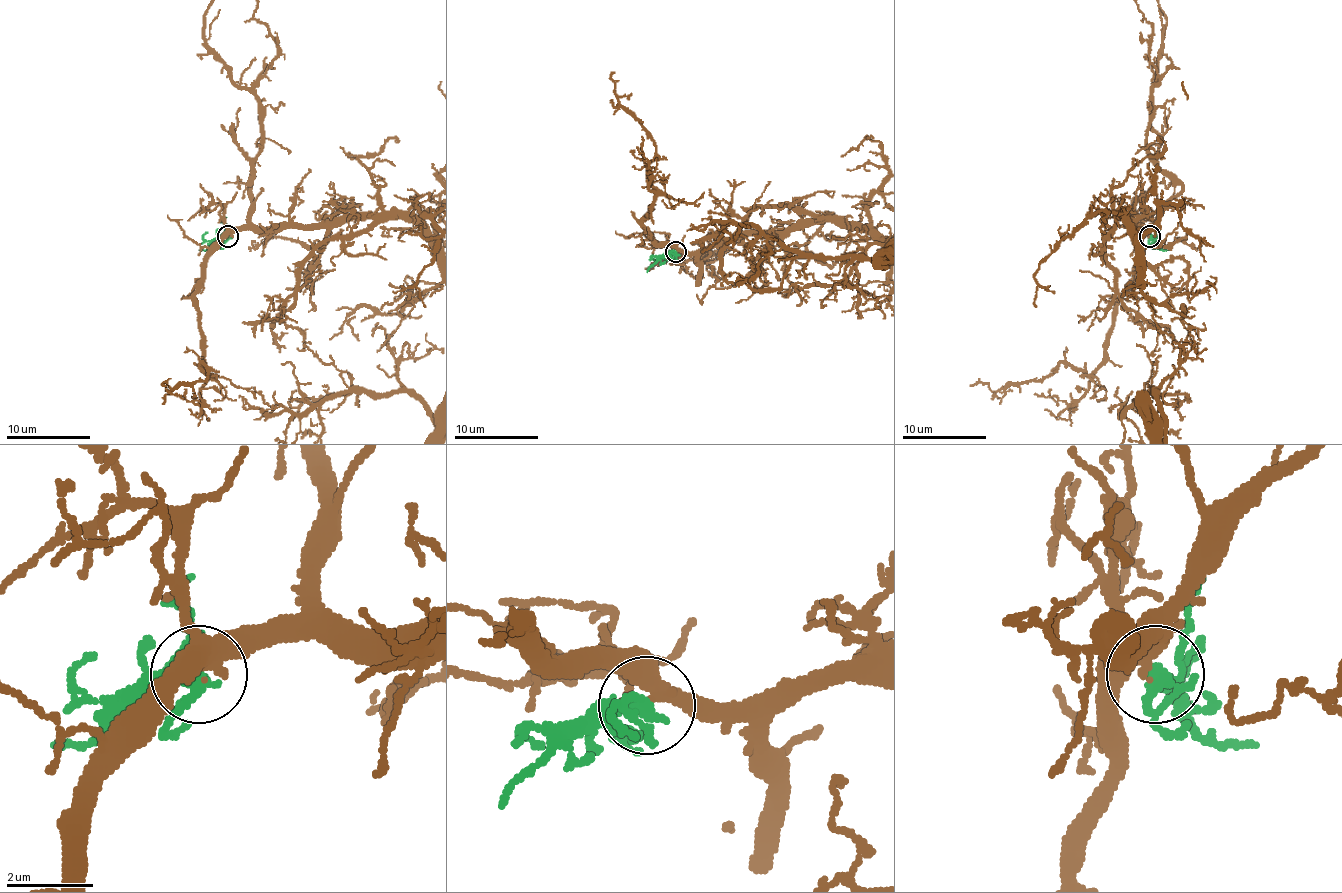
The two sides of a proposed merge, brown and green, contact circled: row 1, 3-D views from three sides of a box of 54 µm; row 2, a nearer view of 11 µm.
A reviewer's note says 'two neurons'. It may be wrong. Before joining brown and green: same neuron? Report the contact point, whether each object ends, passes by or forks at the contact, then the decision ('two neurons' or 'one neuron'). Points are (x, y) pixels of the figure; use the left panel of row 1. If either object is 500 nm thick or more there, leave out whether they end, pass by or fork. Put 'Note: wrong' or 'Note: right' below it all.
(227, 236) | brown forks | green forks | one neuron
Note: wrong

